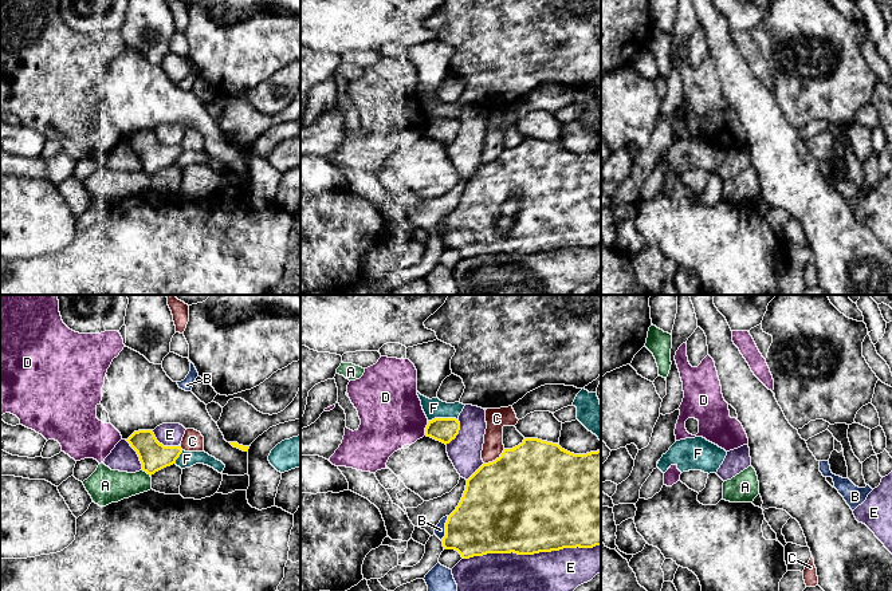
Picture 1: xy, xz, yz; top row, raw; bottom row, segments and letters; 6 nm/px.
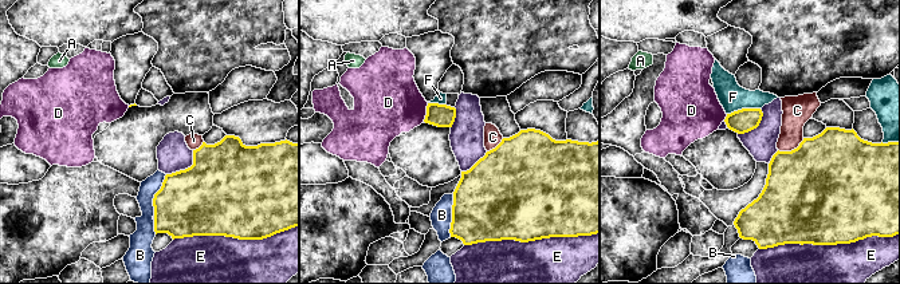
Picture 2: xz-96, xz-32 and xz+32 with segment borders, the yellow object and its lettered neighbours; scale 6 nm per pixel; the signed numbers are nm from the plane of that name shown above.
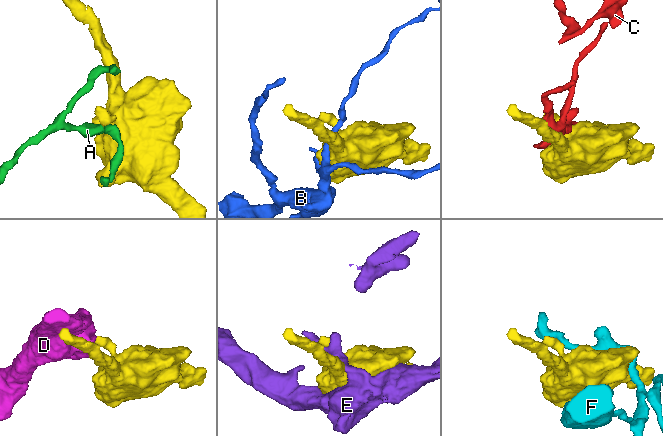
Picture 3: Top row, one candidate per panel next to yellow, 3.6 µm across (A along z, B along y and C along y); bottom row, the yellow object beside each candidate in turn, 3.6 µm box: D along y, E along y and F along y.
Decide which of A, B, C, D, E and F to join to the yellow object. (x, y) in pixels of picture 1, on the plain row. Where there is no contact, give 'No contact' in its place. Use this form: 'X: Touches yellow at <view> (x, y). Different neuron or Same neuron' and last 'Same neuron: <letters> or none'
A: Touches yellow at xy (146, 172). Different neuron
B: Touches yellow at xz (446, 228). Different neuron
C: Touches yellow at xz (496, 158). Different neuron
D: Touches yellow at xz (425, 127). Different neuron
E: Touches yellow at xz (531, 253). Different neuron
F: Touches yellow at xz (441, 118). Different neuron
Same neuron: none

